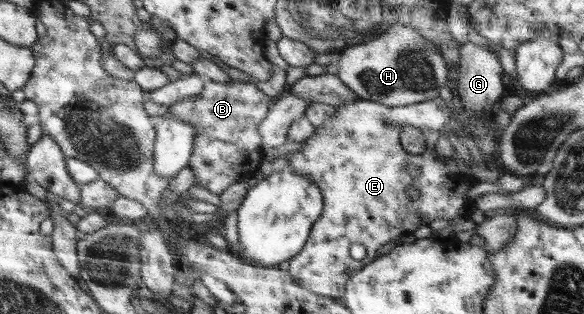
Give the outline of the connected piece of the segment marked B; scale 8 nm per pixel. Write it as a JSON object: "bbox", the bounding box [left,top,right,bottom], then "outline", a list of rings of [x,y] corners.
{"bbox":[168,79,275,195],"outline":[[[205,79],[198,96],[184,98],[169,108],[168,114],[190,123],[194,128],[194,145],[188,168],[194,172],[200,192],[221,195],[232,183],[250,179],[261,167],[264,155],[258,126],[275,98],[264,94],[254,83],[214,82]]]}

